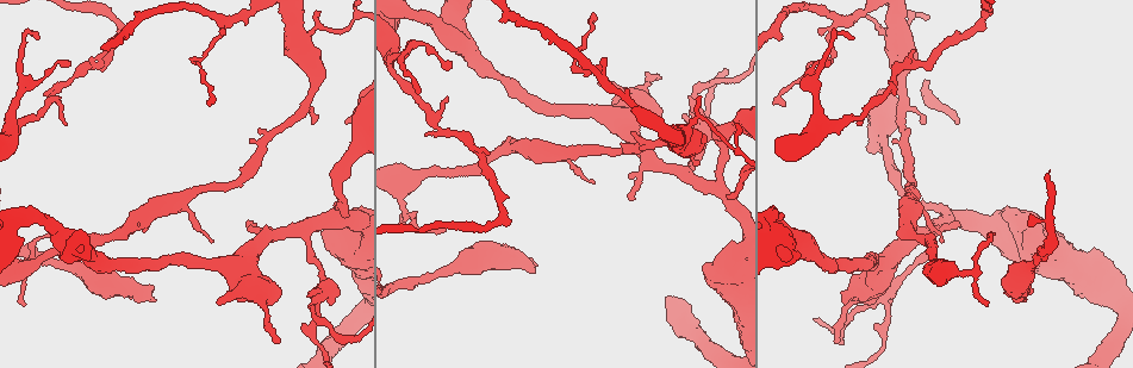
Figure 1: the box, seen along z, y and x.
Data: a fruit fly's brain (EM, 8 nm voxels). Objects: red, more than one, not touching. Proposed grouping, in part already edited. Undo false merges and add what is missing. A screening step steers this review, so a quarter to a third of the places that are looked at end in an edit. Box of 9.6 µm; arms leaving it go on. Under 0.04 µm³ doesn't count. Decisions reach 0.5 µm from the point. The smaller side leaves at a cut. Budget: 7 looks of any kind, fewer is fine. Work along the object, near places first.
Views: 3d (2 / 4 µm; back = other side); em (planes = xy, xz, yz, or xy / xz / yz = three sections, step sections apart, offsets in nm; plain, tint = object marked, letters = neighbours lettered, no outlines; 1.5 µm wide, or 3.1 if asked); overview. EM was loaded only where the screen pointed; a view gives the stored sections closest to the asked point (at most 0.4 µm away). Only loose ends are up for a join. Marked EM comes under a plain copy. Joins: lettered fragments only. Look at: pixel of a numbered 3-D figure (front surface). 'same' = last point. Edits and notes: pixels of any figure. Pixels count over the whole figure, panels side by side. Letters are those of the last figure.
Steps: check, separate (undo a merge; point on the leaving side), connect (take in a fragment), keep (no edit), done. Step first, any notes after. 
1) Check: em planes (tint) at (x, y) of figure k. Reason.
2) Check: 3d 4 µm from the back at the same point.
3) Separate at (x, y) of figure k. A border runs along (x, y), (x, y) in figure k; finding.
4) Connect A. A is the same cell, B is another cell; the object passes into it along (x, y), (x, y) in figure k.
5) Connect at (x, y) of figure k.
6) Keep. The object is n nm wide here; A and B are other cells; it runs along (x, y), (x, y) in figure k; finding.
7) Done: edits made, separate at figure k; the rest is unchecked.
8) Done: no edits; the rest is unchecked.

Check: 3d 4 µm at (700, 119) of figure 1. Sudden change in width.

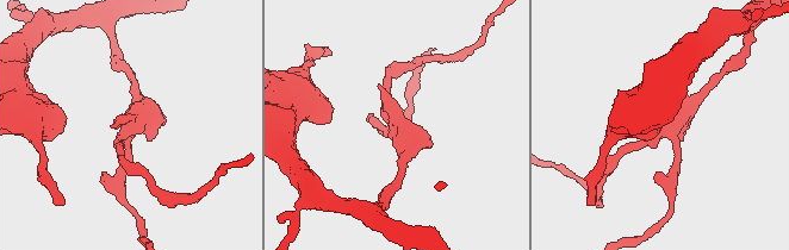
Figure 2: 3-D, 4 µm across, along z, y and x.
Check: em planes (letters) at (132, 128) of figure 2.

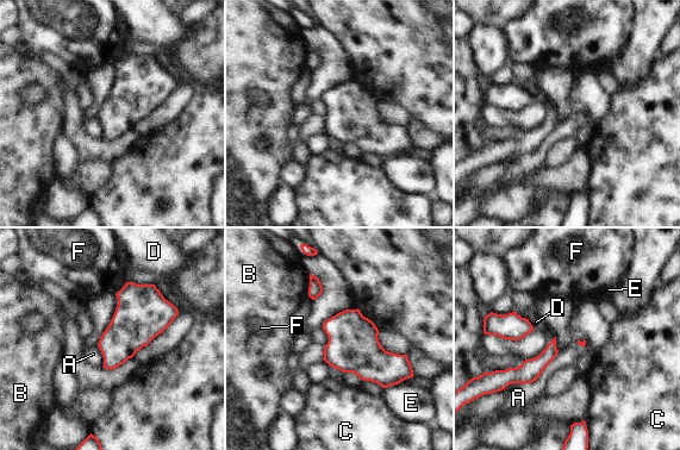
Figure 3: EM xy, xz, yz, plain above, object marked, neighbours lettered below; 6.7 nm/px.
Keep. The object is 320 nm wide here; A, B, C, D, E and F are other cells; a border runs along (559, 351), (535, 380), (521, 385) in figure 3; continuous, no second neuron.

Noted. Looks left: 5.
Check: em planes (letters) at (593, 22) of figure 1. Branch stops here.

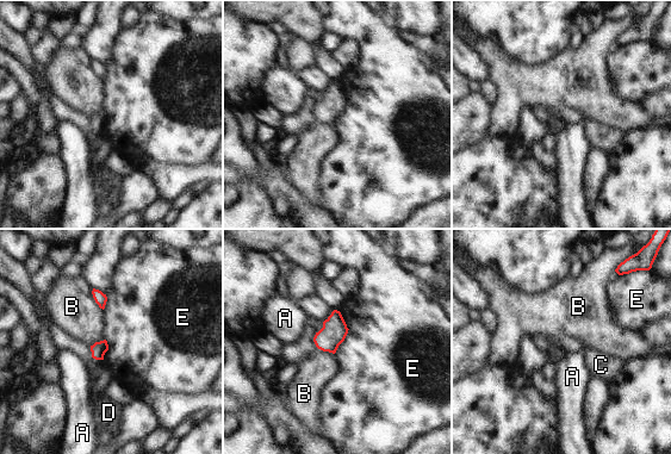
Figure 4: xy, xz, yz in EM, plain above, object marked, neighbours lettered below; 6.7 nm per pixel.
Keep. A, B, C, D and E are other cells; a border runs along (106, 294), (106, 304), (103, 309) in figure 4; none of them fits.

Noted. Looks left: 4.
Check: 3d 4 µm from the back at (509, 144) of figure 1. Thick turns thin.

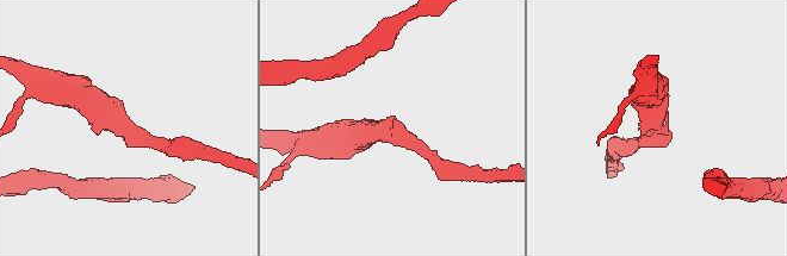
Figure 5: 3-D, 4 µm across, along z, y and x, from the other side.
Check: em planes (letters) at (392, 132) of figure 5.

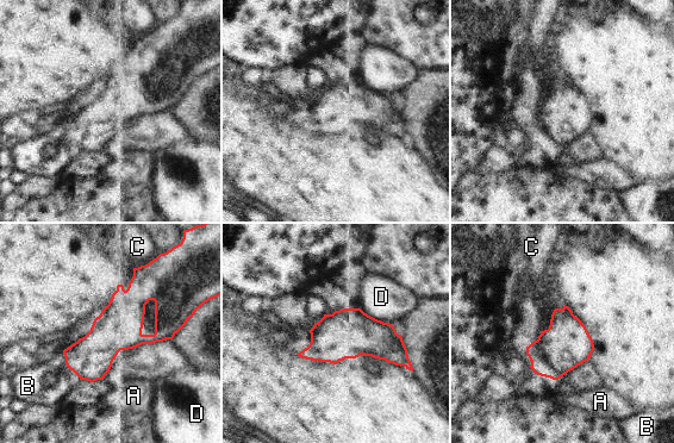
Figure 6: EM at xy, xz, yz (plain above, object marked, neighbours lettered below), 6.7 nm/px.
Keep. A, B, C and D are other cells; it runs along (178, 324), (68, 361) in figure 6; continuous, no second neuron.

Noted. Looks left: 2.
Done: no edits; the rest is unchecked.

